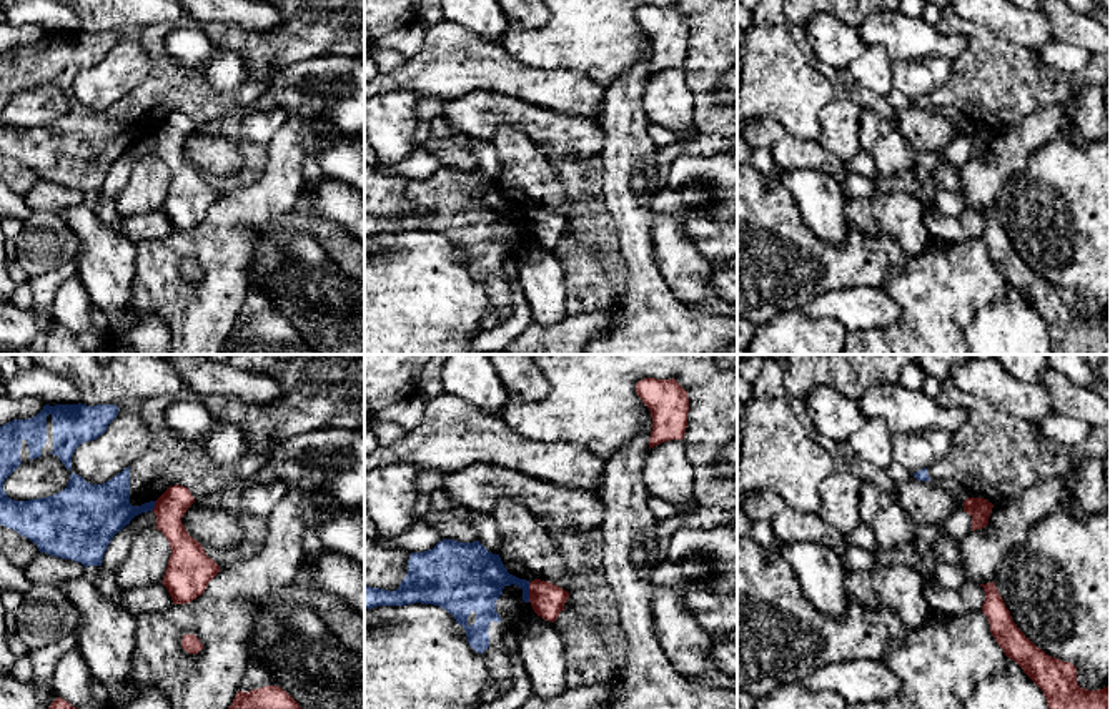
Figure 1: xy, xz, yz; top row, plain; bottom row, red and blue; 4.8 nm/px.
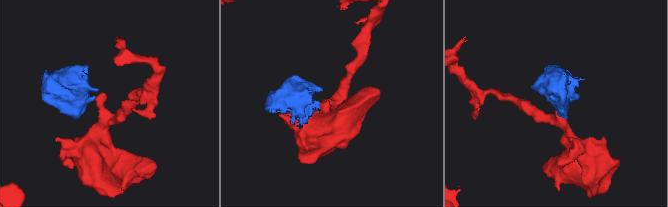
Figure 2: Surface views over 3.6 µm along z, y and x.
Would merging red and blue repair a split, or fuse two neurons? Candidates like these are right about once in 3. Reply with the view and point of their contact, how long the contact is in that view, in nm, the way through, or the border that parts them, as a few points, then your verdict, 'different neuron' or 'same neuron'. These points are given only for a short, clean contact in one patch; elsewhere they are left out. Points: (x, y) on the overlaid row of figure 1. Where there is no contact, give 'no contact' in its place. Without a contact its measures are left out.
xz (530, 593) | 100 nm | along xz (528, 583), (530, 601) | different neuron

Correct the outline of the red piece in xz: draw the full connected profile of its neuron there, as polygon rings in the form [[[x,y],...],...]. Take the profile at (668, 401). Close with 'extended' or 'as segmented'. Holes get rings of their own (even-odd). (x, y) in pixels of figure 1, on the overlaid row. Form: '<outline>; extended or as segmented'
[[[644,378],[637,381],[636,393],[649,408],[652,418],[649,449],[671,439],[684,439],[689,398],[674,378]]]; as segmented

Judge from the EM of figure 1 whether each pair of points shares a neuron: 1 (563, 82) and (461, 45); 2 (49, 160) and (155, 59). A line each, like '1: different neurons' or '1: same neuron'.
1: same neuron
2: same neuron

